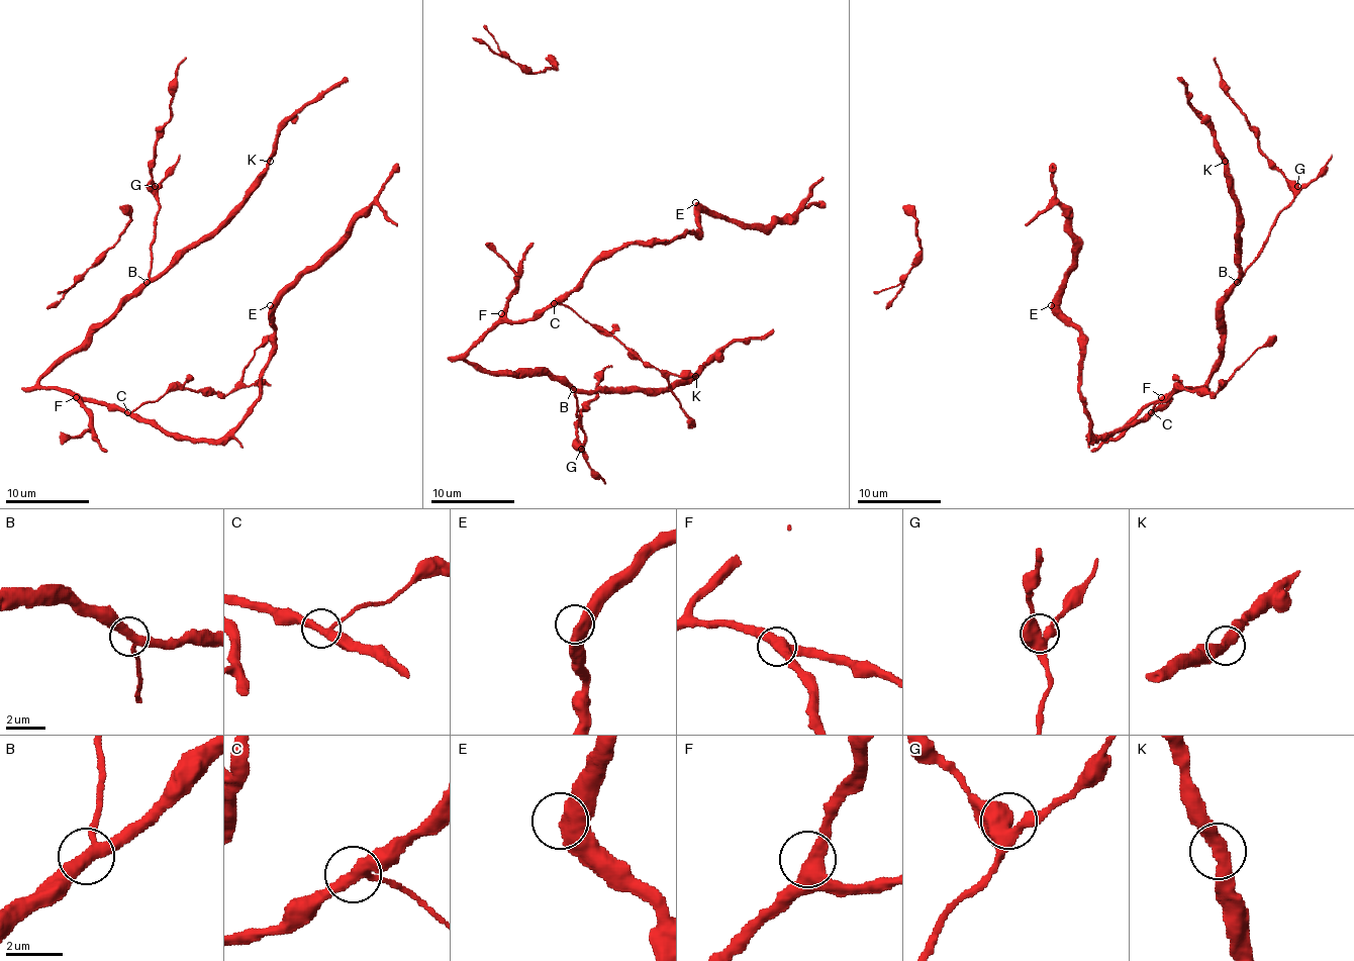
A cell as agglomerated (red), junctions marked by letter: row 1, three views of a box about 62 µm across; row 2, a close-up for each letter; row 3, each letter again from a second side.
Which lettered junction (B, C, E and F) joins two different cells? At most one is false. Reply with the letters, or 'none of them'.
none of them

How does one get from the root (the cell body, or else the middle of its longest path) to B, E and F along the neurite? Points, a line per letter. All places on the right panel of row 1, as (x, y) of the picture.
B: (1141, 418), (1159, 410), (1174, 393), (1197, 389), (1210, 379), (1220, 362), (1220, 305), (1237, 282)
E: (1141, 418), (1105, 438), (1092, 440), (1092, 420), (1086, 412), (1086, 401), (1080, 395), (1080, 332), (1051, 305)
F: (1141, 418), (1170, 401), (1161, 397)

